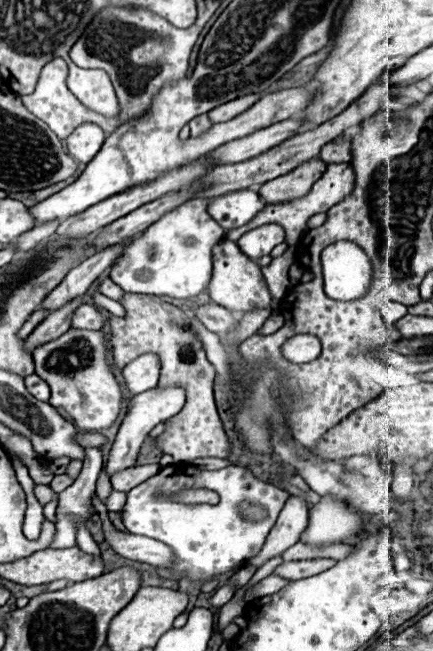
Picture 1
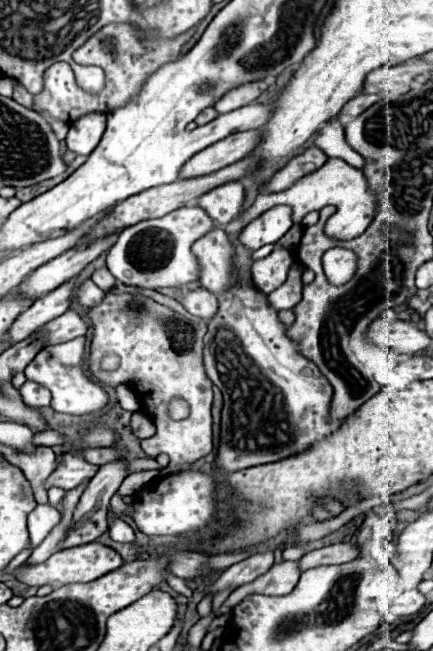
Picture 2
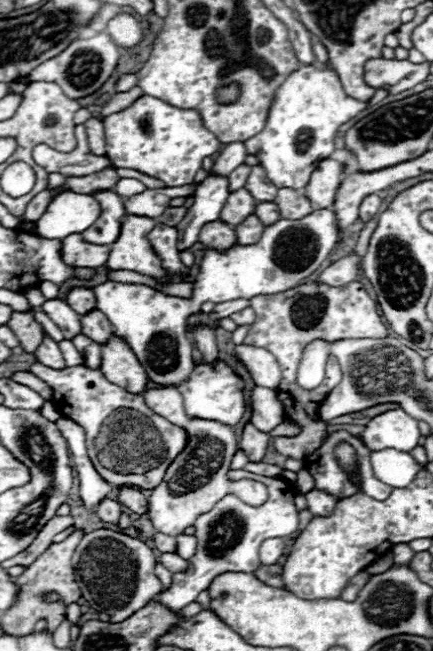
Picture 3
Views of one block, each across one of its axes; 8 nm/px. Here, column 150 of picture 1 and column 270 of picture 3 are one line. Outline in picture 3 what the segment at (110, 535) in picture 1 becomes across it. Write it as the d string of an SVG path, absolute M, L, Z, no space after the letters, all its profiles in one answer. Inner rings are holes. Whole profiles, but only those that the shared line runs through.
M274 538L274 540L264 540L262 546L260 546L260 560L264 566L272 566L276 564L282 554L286 550L286 544L282 538Z

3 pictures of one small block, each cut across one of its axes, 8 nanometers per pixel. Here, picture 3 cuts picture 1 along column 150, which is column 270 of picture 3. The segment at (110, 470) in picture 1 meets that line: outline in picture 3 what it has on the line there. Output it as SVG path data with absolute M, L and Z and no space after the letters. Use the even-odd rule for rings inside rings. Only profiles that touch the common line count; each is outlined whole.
M254 386L250 390L250 412L252 412L250 420L262 432L270 432L274 426L284 422L282 410L284 410L284 406L278 400L274 390L264 388L264 386Z

